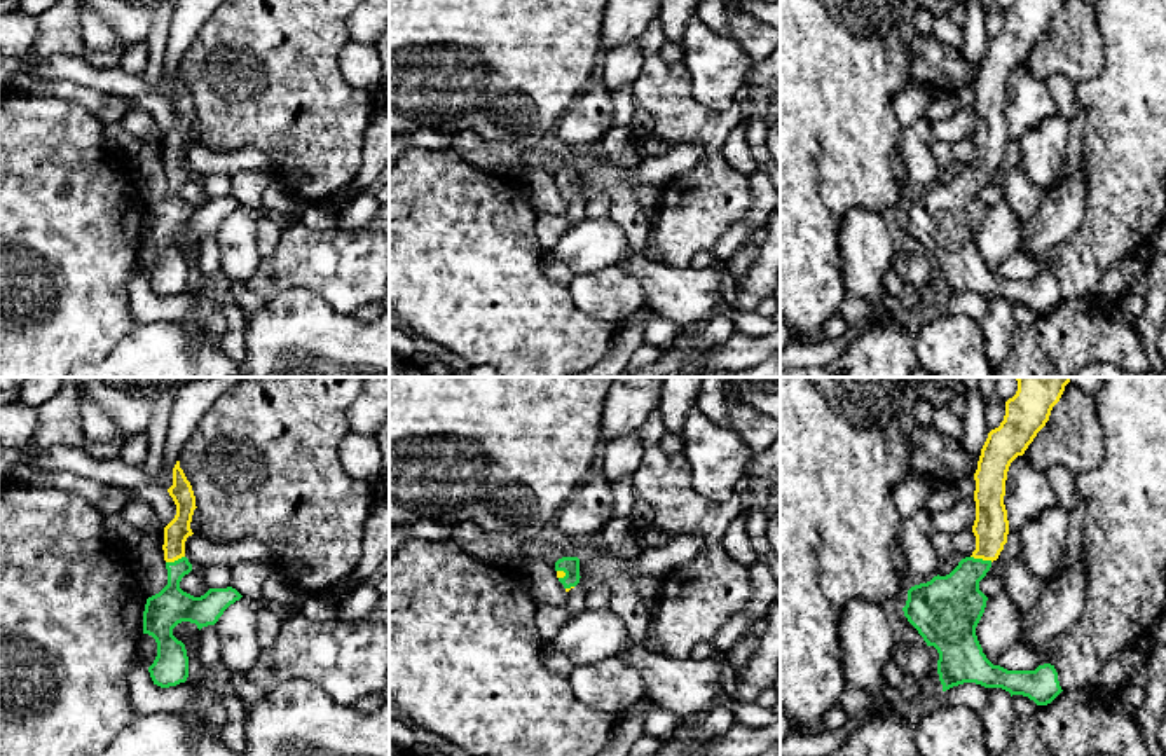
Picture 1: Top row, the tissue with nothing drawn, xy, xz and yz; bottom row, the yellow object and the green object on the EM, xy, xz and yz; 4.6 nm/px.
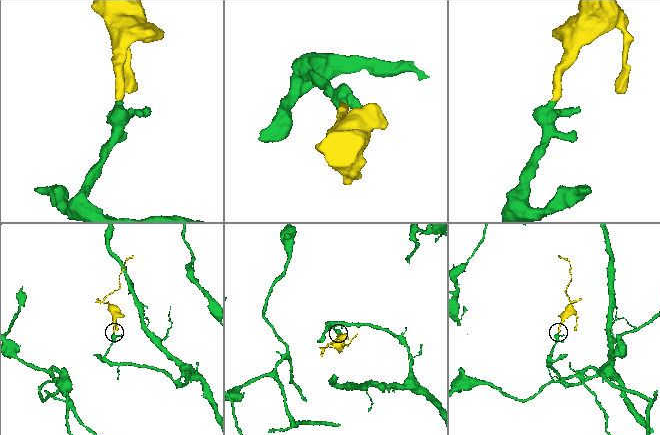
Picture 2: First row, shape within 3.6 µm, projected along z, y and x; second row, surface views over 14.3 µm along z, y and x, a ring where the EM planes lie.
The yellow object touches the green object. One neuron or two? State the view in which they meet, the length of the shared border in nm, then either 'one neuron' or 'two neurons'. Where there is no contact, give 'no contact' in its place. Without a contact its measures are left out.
yz | 110 nm | one neuron

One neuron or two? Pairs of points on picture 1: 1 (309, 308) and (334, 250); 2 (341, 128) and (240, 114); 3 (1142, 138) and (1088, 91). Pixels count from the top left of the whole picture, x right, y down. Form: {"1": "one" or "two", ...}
{"1": "two", "2": "one", "3": "one"}

